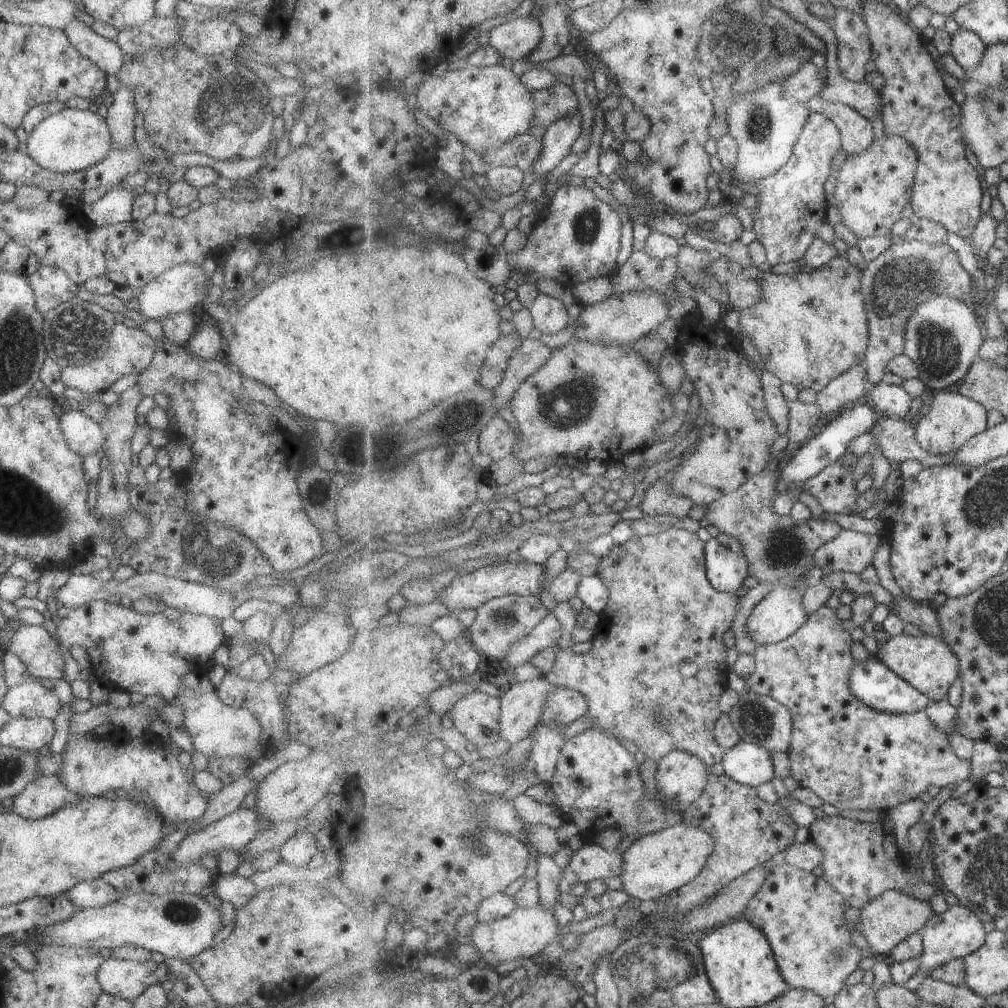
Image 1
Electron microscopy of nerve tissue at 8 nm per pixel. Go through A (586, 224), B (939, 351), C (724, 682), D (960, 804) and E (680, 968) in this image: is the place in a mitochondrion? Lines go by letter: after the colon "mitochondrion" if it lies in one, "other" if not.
A: mitochondrion
B: mitochondrion
C: other
D: other
E: mitochondrion

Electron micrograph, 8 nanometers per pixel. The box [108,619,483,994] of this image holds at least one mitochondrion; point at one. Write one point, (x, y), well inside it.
(178, 912)

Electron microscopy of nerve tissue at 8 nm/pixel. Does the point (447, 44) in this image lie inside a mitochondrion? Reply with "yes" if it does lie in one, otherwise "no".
no

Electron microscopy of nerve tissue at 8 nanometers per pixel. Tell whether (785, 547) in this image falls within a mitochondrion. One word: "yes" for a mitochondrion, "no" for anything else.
yes

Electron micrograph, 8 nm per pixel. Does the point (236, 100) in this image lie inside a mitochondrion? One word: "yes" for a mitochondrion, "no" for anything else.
yes

